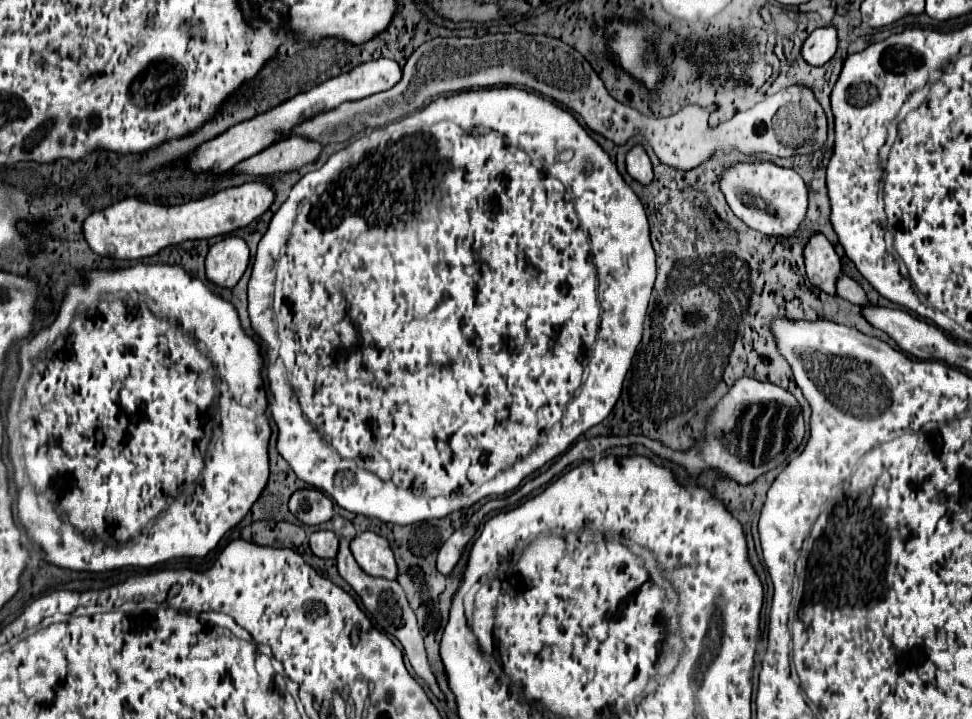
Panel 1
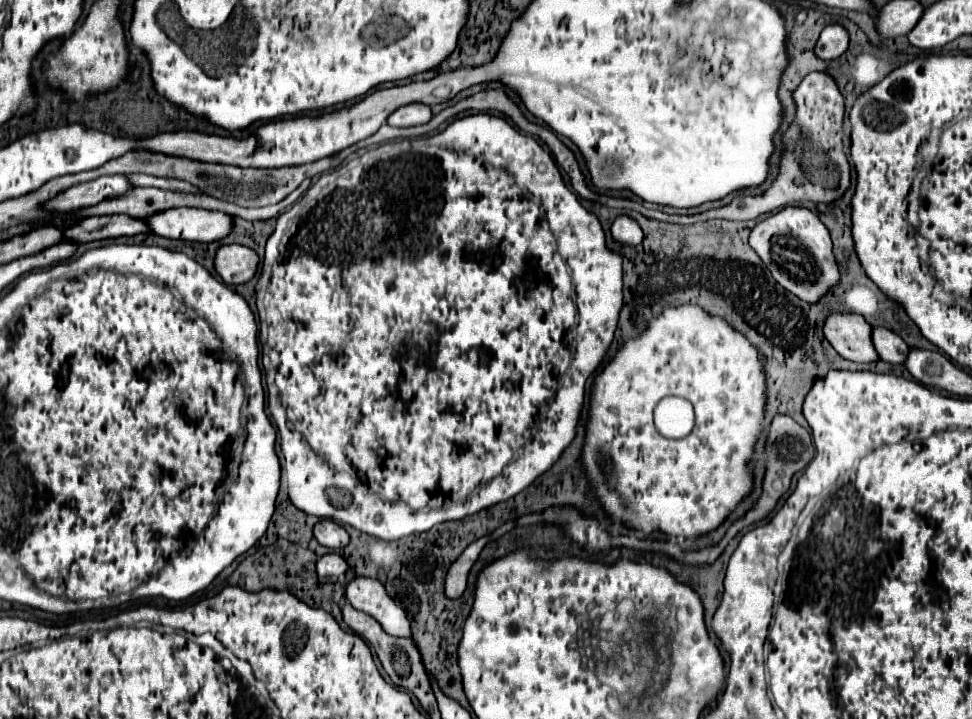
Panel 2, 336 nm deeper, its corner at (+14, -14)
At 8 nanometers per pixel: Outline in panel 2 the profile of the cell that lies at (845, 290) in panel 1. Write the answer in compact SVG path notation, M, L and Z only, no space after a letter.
M874 326L872 328L872 344L878 352L878 358L890 364L902 364L910 346L892 330L884 326Z

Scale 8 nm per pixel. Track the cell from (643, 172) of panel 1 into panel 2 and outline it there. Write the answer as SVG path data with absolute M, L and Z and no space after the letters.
M624 214L614 220L610 230L612 230L612 236L622 244L640 244L642 236L644 236L638 222L630 216L624 216Z

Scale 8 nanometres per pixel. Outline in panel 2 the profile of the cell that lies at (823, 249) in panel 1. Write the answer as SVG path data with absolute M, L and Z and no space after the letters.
M832 312L824 322L824 336L836 352L852 362L874 362L878 354L870 338L872 326L860 314Z

